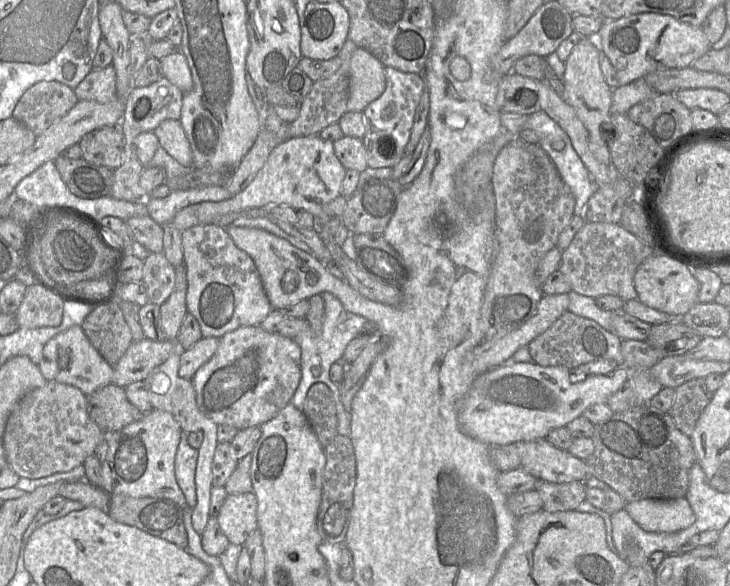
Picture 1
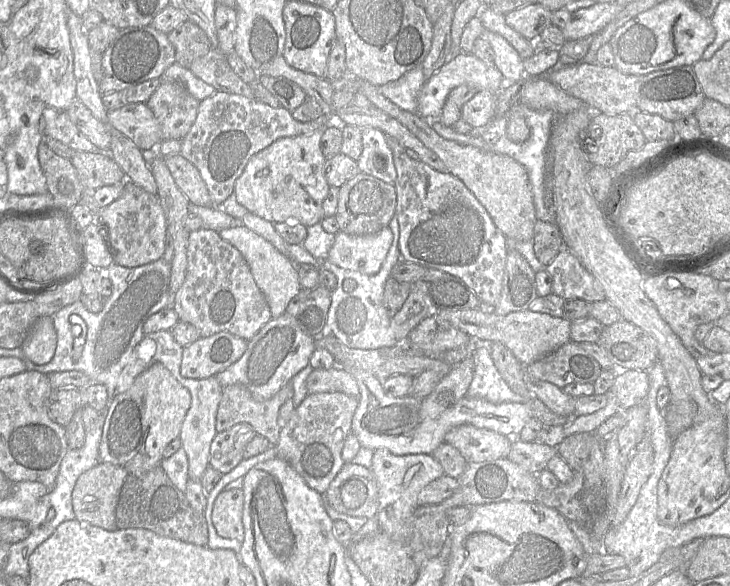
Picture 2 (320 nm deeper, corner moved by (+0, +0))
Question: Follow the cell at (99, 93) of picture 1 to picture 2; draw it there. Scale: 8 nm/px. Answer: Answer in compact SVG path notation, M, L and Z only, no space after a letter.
M151 25L120 29L101 59L101 78L98 86L102 94L125 92L128 88L147 80L160 79L165 70L176 62L175 51L167 34Z

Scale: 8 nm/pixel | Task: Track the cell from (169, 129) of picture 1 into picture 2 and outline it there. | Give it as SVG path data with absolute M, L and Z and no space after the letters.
M180 154L168 156L164 158L164 162L175 184L191 204L213 206L206 184L192 163Z

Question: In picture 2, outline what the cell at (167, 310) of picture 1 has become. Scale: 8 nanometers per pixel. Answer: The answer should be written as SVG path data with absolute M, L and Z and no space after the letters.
M158 157L151 165L151 171L157 185L157 196L164 212L166 231L174 252L171 260L169 289L174 297L184 282L187 269L188 231L184 219L188 215L190 202L180 191L164 162Z

